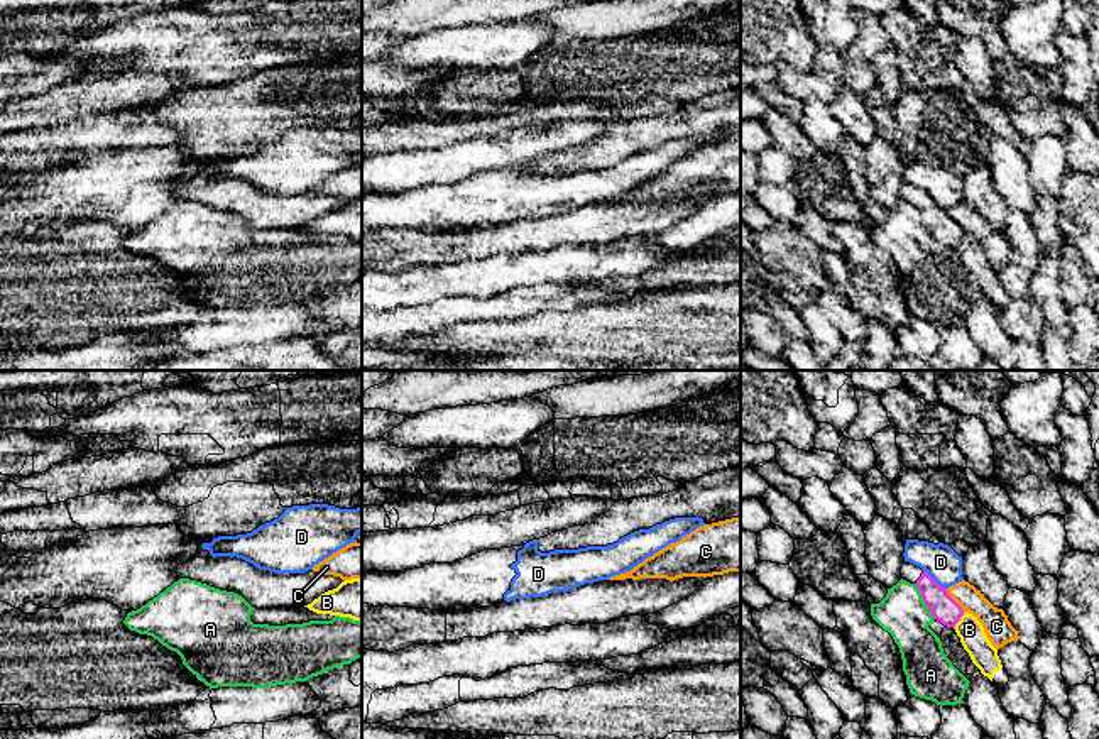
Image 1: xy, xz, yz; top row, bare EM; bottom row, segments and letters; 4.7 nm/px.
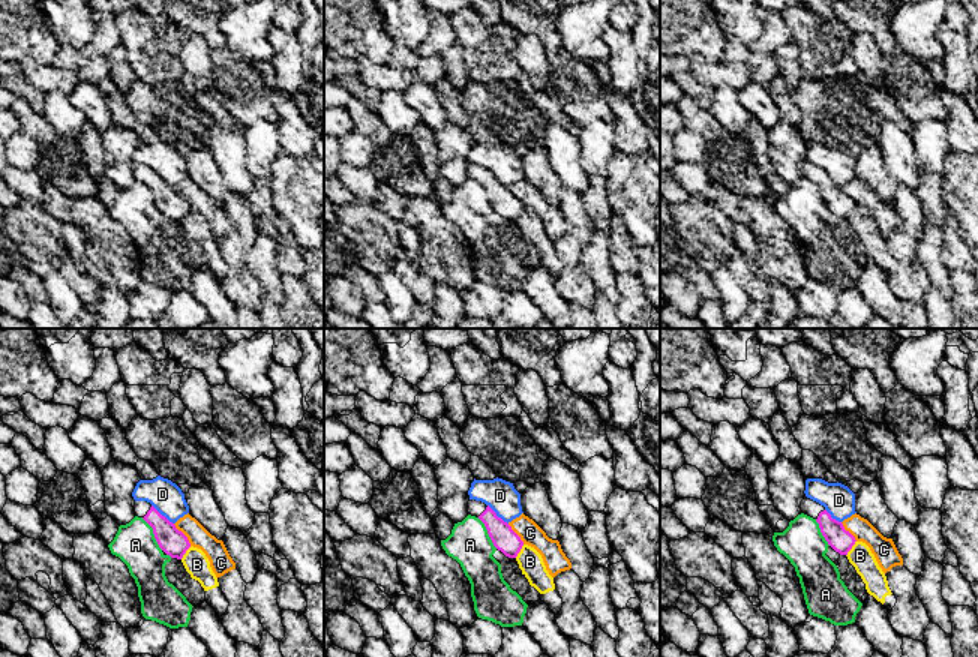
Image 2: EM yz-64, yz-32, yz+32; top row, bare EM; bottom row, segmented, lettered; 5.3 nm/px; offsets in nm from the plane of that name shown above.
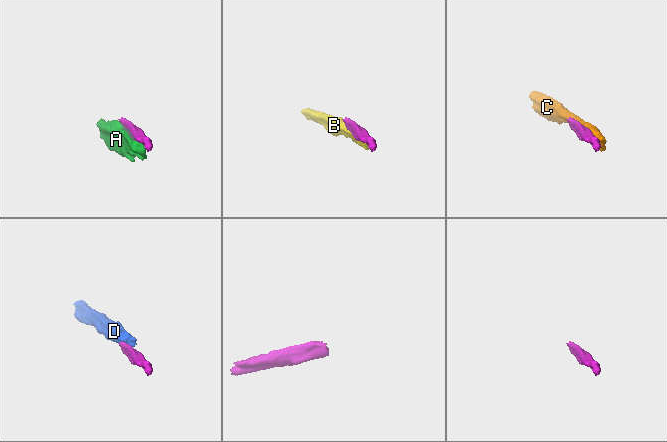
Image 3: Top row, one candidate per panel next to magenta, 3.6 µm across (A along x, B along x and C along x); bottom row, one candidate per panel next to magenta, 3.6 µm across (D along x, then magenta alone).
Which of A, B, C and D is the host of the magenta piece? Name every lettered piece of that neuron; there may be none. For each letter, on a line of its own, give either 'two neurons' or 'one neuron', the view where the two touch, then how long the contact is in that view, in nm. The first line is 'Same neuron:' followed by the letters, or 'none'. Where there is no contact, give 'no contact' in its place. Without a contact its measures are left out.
Same neuron: none
A: two neurons; meets magenta in yz; contact 200 nm long
B: two neurons; meets magenta in yz; contact 90 nm long
C: two neurons; meets magenta in yz; contact 140 nm long
D: two neurons; meets magenta in yz; contact 150 nm long

